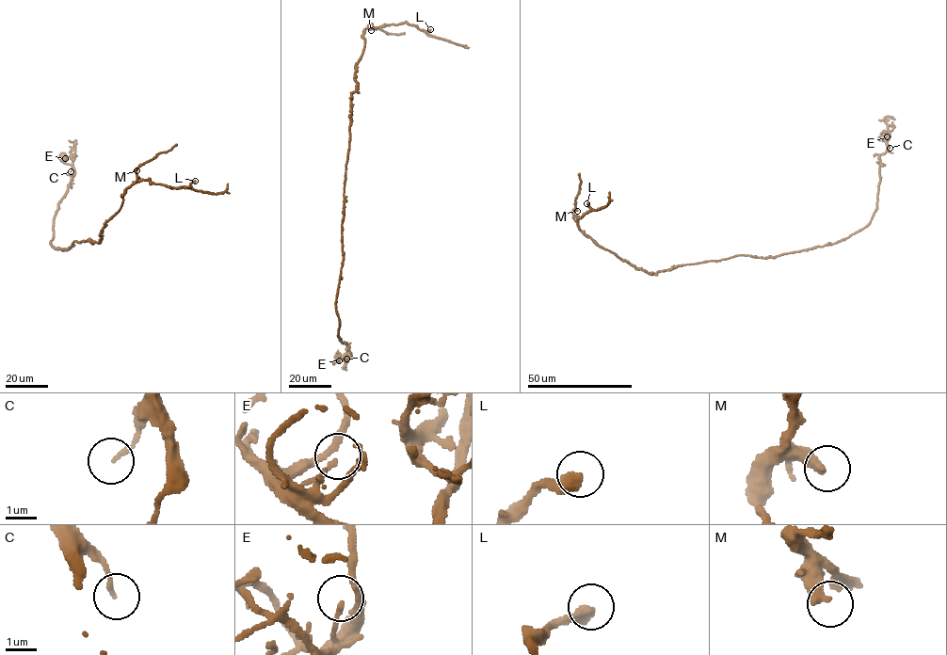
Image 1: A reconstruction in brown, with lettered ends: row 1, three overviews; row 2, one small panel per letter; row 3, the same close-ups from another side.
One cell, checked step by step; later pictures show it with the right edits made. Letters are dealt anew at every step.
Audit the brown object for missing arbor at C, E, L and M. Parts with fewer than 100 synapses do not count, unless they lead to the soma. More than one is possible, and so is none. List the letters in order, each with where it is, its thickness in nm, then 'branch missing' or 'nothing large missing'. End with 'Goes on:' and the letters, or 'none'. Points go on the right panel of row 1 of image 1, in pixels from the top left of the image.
C: at (890, 148); 140 nm thick; nothing large missing
E: at (887, 136); 130 nm thick; nothing large missing
L: at (586, 203); 400 nm thick; nothing large missing
M: at (577, 211); 360 nm thick; nothing large missing
Goes on: none

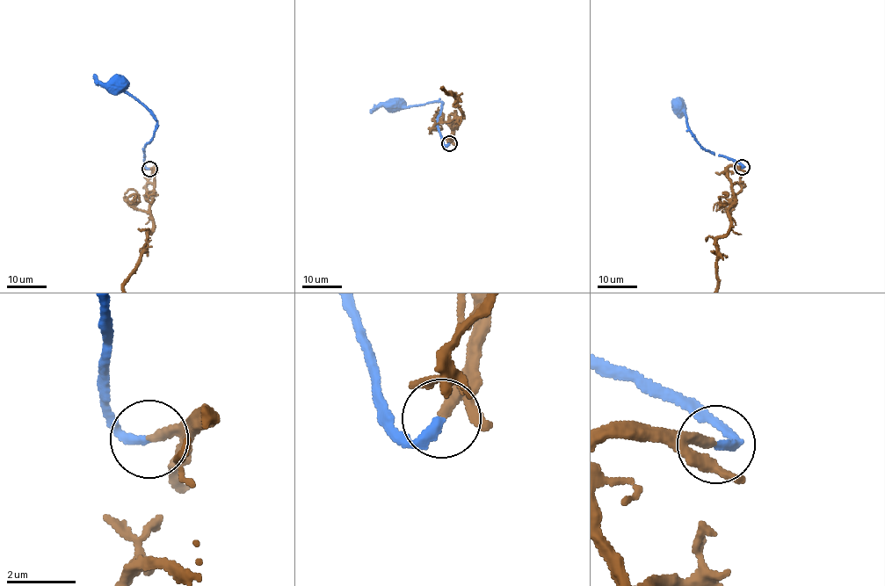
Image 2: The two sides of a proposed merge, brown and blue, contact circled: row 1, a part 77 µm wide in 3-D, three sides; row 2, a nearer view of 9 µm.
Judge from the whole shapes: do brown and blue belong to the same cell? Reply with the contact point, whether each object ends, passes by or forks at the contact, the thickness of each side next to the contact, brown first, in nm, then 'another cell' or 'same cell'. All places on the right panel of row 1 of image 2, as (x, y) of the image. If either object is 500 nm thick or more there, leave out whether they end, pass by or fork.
at (742, 167); brown ends there; blue ends there; 280 nm thick on the brown side, 280 nm on the other; same cell

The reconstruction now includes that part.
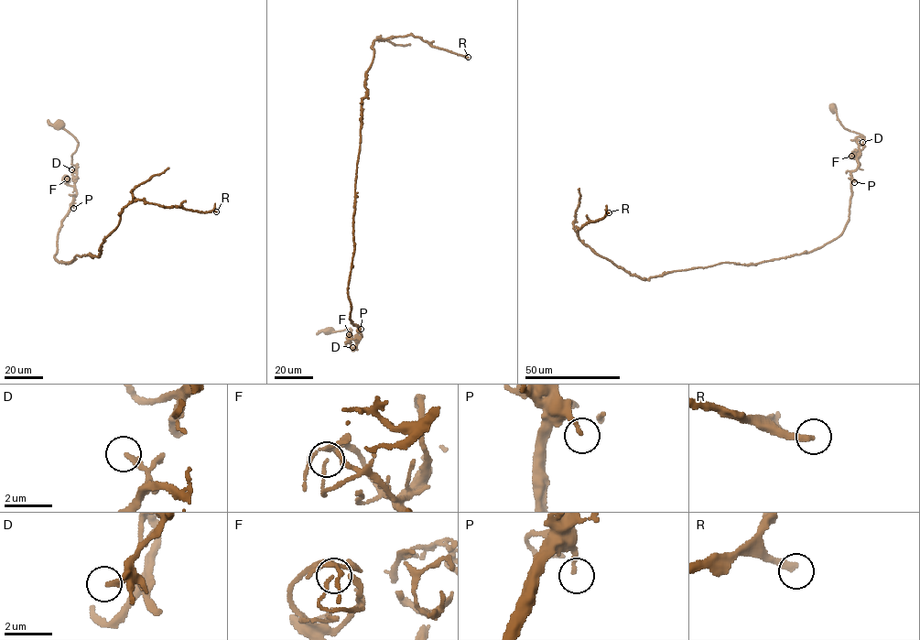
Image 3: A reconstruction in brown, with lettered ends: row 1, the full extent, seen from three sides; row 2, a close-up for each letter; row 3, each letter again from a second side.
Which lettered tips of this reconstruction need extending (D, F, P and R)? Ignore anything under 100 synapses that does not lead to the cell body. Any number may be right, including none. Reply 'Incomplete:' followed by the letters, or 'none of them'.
Incomplete: R

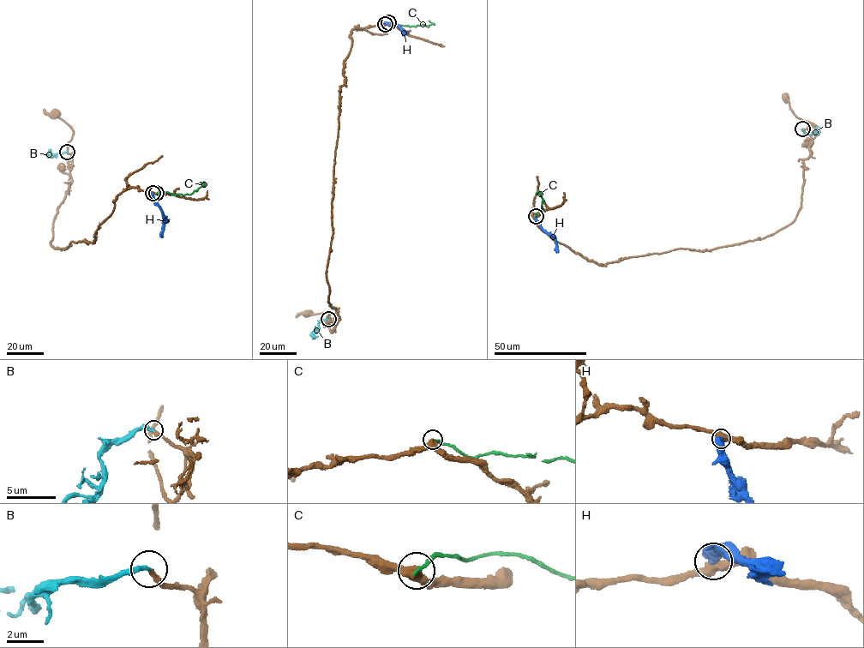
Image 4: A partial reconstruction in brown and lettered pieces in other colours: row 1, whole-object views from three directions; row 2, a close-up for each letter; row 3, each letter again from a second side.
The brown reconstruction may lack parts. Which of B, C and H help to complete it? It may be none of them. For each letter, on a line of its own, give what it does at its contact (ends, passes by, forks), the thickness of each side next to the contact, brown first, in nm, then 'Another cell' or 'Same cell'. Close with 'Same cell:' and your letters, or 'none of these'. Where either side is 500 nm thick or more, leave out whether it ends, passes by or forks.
B: It ends there. Thickness 240 nm (brown) against 240 nm. Same cell
C: It ends there. Thickness 440 nm (brown) against 190 nm. Another cell
H: Thickness 480 nm (brown) against 600 nm. Another cell
Same cell: B

